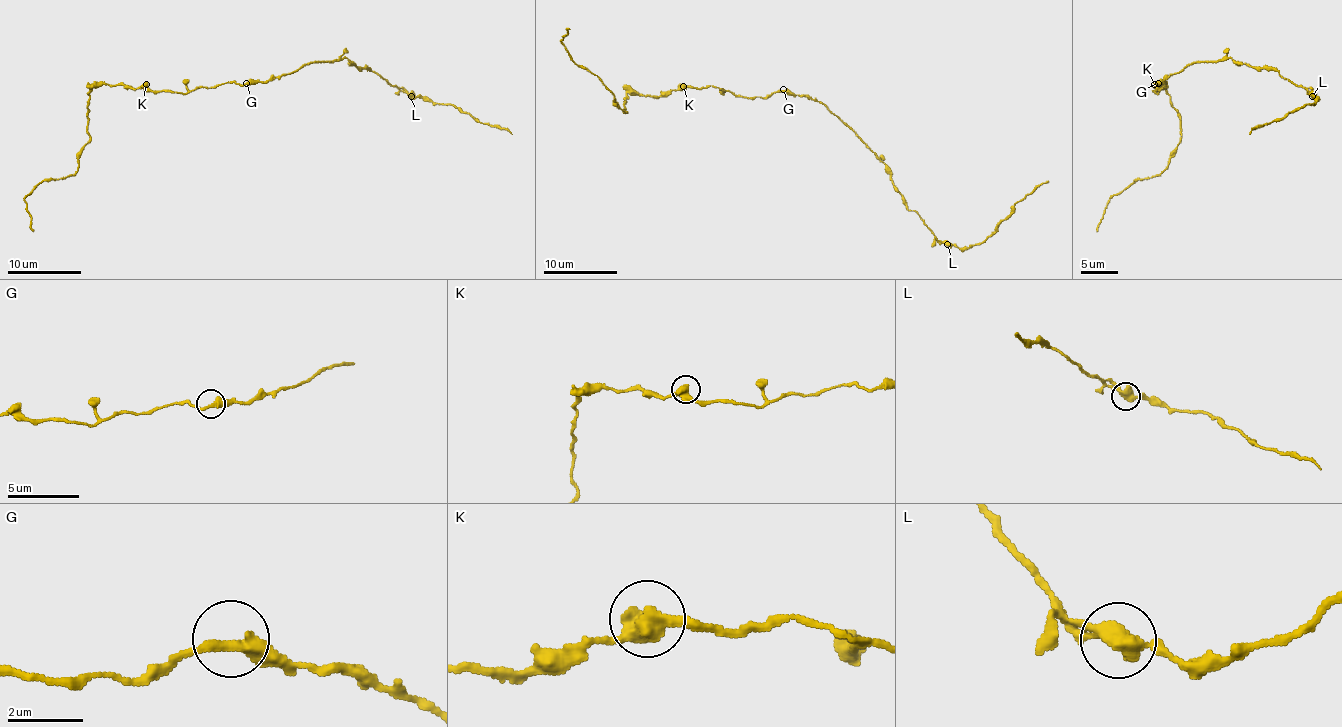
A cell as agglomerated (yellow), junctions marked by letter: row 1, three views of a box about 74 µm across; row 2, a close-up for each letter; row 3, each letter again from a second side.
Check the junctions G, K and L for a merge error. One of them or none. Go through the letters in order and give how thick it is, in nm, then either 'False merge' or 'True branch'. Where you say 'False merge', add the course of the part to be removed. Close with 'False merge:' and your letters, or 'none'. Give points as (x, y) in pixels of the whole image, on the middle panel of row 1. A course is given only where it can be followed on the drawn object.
G: Thickness 360 nm. True branch
K: Thickness 460 nm. True branch
L: Thickness 480 nm. True branch
False merge: none

